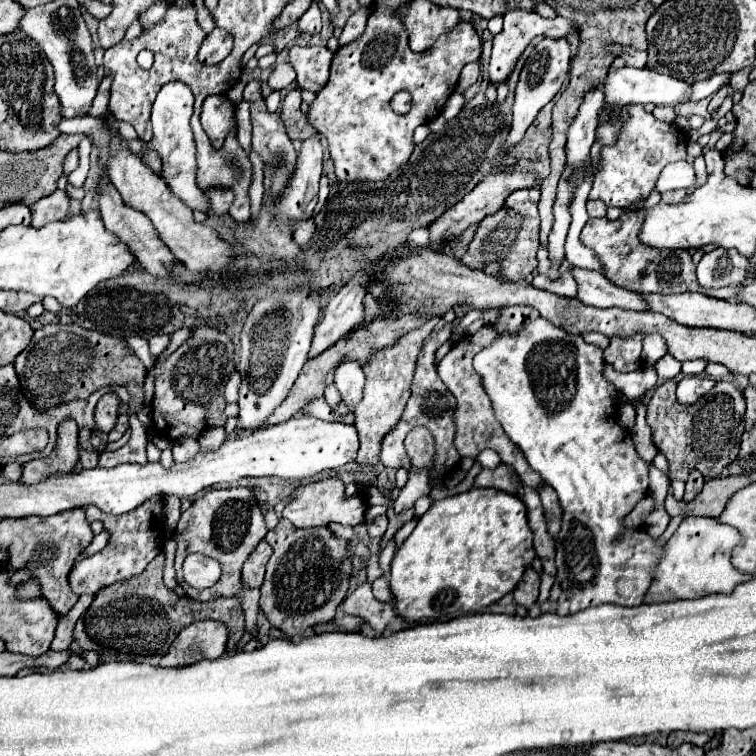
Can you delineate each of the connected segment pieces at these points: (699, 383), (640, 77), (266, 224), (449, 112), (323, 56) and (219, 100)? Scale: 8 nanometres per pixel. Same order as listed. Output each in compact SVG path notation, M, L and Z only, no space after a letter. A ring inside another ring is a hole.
M686 376L678 382L678 402L680 404L694 404L698 402L716 382L708 376Z
M618 68L614 72L610 72L610 76L606 78L606 102L610 104L656 104L656 106L676 106L688 100L690 96L690 82L672 78L672 76L664 76L660 72L652 72L648 68Z
M314 134L302 142L300 154L298 154L298 164L296 172L284 190L284 194L278 198L276 204L262 206L258 218L252 222L254 228L248 230L248 226L238 226L236 236L238 240L256 256L260 258L294 258L300 252L300 246L292 240L292 234L288 230L290 220L298 218L310 218L316 202L318 202L318 182L322 176L322 144L320 144L320 134Z
M455 91L447 100L441 114L447 121L454 119L466 102L465 97L462 93Z
M292 46L288 52L288 60L298 74L300 88L308 88L312 92L322 90L328 82L332 52L321 46Z
M208 96L202 104L202 128L214 148L236 128L234 104L226 96Z

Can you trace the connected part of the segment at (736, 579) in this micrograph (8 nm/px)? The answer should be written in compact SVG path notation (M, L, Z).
M690 516L684 518L674 536L666 542L664 558L660 560L654 580L646 592L646 604L672 602L682 598L702 598L714 592L730 594L738 584L750 580L730 564L730 554L738 544L740 534L734 526L722 524L718 518Z

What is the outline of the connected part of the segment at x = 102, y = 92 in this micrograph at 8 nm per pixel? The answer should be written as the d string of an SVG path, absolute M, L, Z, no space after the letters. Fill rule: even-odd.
M104 78L100 82L100 88L98 88L98 94L90 106L90 116L96 116L96 118L104 118L106 116L106 110L108 110L108 96L110 96L110 82Z

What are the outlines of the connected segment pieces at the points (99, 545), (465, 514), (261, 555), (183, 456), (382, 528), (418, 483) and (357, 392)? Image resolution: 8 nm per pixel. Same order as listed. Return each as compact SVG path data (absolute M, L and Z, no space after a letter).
M103 530L100 534L94 536L92 542L89 544L89 546L82 552L84 556L91 556L95 553L99 552L106 546L108 543L108 540L110 538L110 534L106 532L106 530Z
M472 488L464 494L436 500L392 560L390 588L396 600L396 612L408 622L420 618L446 622L462 612L480 612L480 608L510 594L518 586L522 572L526 572L526 564L534 562L534 558L526 504L518 496L502 490Z
M262 540L242 566L241 578L247 587L260 588L270 556L272 556L272 548Z
M194 438L178 440L178 442L174 444L174 448L172 448L172 452L174 452L174 462L182 464L182 462L186 462L186 460L194 458L194 456L198 454L198 450L200 450L198 440L194 440Z
M382 514L382 516L378 516L378 518L368 526L368 534L370 534L372 538L380 538L380 536L386 532L386 528L388 528L388 518L386 518L386 514Z
M422 470L422 472L410 472L410 478L406 482L406 486L402 488L400 496L396 498L394 502L394 510L396 512L402 512L402 510L408 510L414 506L414 502L422 496L428 496L430 494L430 486L428 486L428 472Z
M344 362L336 368L334 376L336 388L342 394L342 402L352 410L362 400L364 392L364 372L356 362Z

